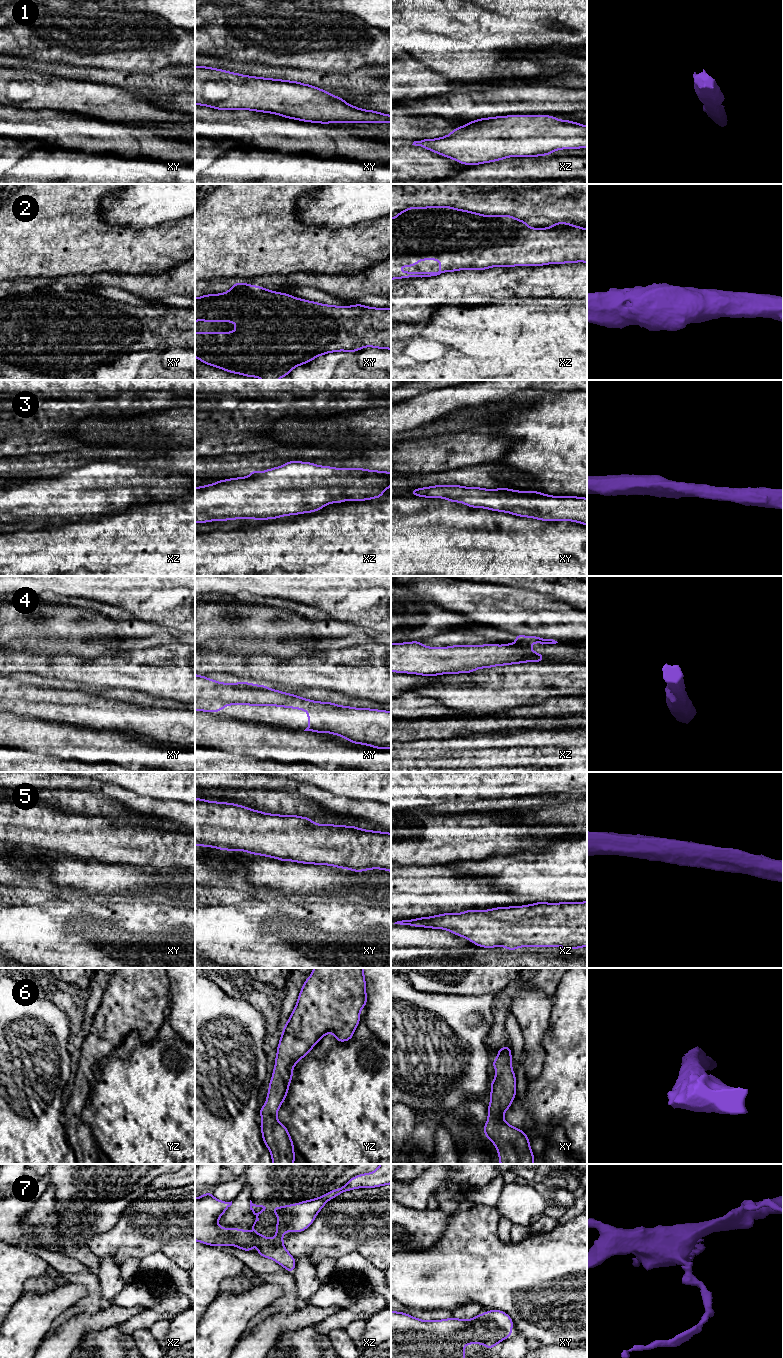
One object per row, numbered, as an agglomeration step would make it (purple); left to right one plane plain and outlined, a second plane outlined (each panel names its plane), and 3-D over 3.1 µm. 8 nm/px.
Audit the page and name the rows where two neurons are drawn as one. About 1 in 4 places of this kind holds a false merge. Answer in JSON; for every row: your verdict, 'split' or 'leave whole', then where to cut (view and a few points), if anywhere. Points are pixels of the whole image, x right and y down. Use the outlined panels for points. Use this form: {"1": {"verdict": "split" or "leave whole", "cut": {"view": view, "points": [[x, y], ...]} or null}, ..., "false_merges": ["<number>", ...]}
{"1": {"verdict": "leave whole", "cut": null}, "2": {"verdict": "leave whole", "cut": null}, "3": {"verdict": "leave whole", "cut": null}, "4": {"verdict": "leave whole", "cut": null}, "5": {"verdict": "leave whole", "cut": null}, "6": {"verdict": "leave whole", "cut": null}, "7": {"verdict": "leave whole", "cut": null}, "false_merges": []}

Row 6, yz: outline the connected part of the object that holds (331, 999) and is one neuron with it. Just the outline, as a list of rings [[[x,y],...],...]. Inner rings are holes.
[[[314,968],[305,980],[296,1006],[283,1028],[267,1099],[259,1110],[263,1142],[270,1151],[273,1164],[294,1164],[294,1144],[286,1126],[277,1120],[277,1112],[287,1096],[293,1077],[292,1069],[329,1032],[338,1042],[353,1038],[360,1022],[360,1011],[366,1004],[364,968]]]

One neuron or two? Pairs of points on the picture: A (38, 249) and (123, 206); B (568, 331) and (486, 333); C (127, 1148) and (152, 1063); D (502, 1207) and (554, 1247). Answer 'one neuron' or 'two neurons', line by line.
A: two neurons
B: one neuron
C: one neuron
D: two neurons

